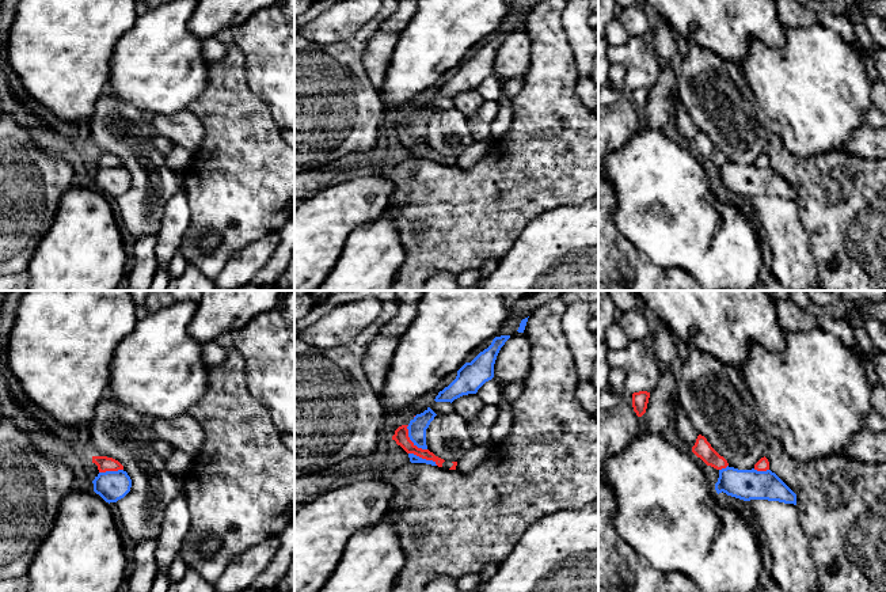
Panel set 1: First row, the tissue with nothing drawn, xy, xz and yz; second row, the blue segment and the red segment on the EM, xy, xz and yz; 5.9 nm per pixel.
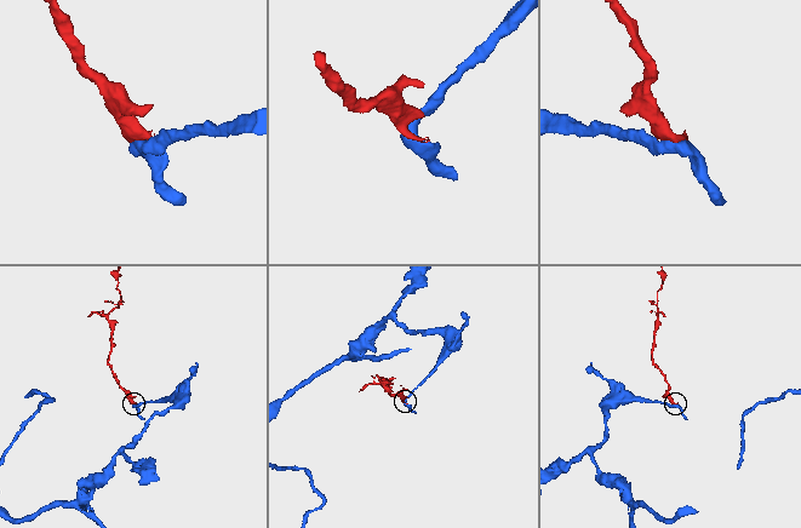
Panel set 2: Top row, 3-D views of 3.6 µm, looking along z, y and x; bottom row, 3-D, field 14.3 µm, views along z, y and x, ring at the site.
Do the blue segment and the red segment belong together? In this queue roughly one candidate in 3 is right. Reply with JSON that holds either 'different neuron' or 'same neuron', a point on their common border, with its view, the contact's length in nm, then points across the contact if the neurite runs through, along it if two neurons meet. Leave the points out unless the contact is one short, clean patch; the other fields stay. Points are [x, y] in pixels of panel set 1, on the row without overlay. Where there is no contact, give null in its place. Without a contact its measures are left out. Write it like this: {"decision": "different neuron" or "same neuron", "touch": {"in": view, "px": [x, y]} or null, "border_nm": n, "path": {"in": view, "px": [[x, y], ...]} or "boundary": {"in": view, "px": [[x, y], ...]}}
{"decision": "different neuron", "touch": {"in": "xz", "px": [411, 136]}, "border_nm": 190}

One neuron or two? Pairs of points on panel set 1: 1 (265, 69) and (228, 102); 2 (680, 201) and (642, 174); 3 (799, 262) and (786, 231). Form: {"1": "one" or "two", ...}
{"1": "two", "2": "one", "3": "one"}

